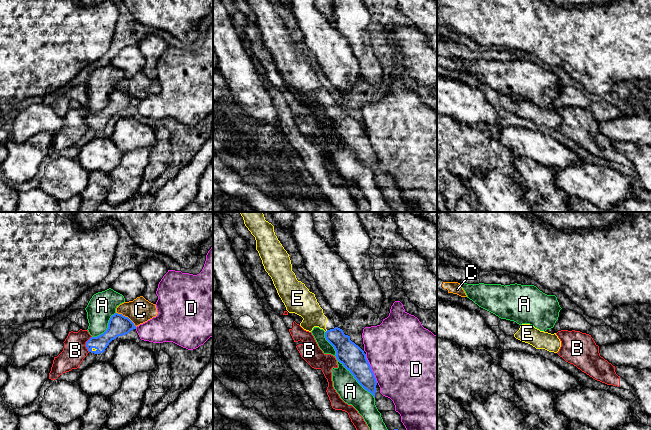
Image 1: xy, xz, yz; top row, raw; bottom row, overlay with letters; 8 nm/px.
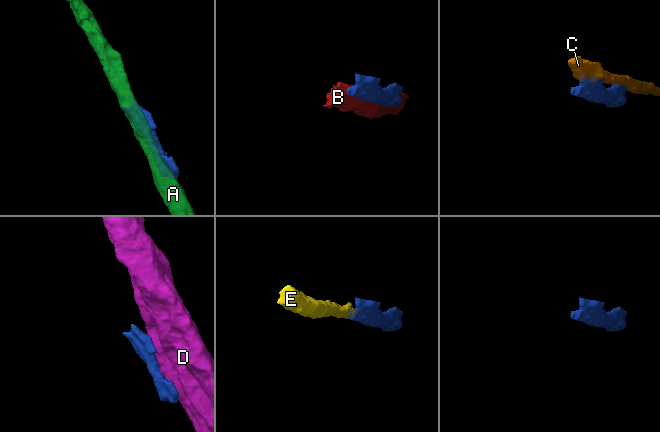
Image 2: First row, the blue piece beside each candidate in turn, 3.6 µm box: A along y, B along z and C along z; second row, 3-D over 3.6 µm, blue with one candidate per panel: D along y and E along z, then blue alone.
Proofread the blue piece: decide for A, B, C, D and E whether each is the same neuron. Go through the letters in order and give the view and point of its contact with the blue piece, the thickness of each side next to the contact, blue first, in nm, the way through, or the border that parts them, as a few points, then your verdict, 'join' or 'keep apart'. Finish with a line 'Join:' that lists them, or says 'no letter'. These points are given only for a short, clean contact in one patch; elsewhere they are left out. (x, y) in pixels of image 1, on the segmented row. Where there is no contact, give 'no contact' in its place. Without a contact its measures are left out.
A: contact xz (344, 366); calibres 200 and 190 nm; keep apart
B: contact xy (86, 344); calibres 120 and 190 nm; keep apart
C: contact xy (126, 317); calibres 170 and 200 nm; keep apart
D: contact xz (370, 368); calibres 200 and 480 nm; keep apart
E: contact xy (94, 347); calibres 160 and 30 nm; way xy (117, 326), (94, 347), (93, 349); join
Join: E

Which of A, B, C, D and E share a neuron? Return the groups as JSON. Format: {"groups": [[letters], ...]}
{"groups": [["A"], ["B"], ["C"], ["D"], ["E"]]}

